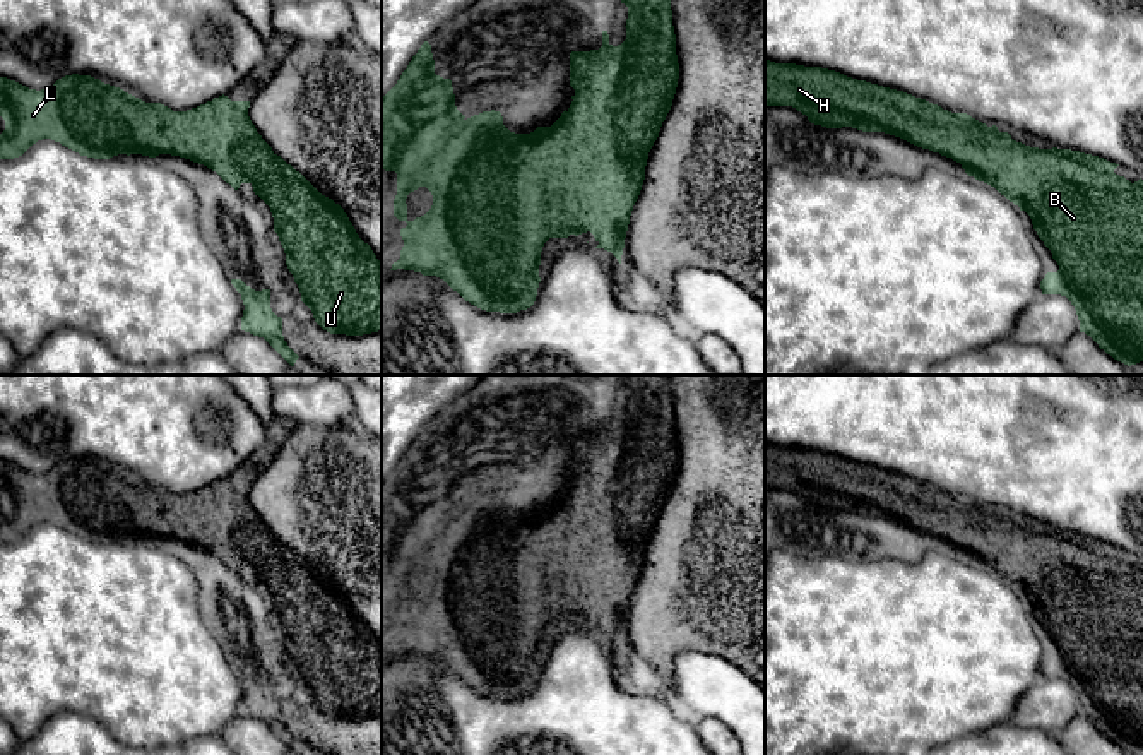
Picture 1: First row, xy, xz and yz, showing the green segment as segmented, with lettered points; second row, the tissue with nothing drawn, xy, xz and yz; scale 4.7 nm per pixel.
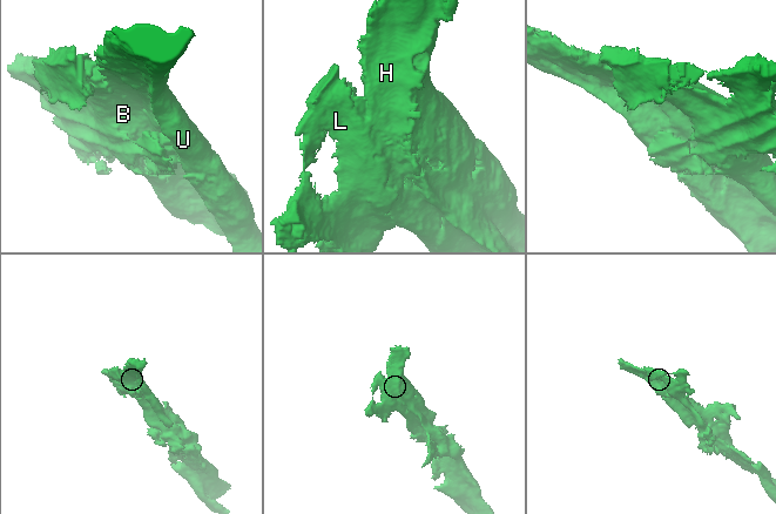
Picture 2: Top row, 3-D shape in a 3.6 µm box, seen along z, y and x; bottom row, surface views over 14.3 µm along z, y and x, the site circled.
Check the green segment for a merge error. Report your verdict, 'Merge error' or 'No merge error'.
No merge error

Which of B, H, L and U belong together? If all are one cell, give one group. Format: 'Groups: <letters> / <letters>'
Groups: B H L U

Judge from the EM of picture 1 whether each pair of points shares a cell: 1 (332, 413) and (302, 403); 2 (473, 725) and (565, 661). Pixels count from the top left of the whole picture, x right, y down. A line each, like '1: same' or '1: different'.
1: same
2: same

